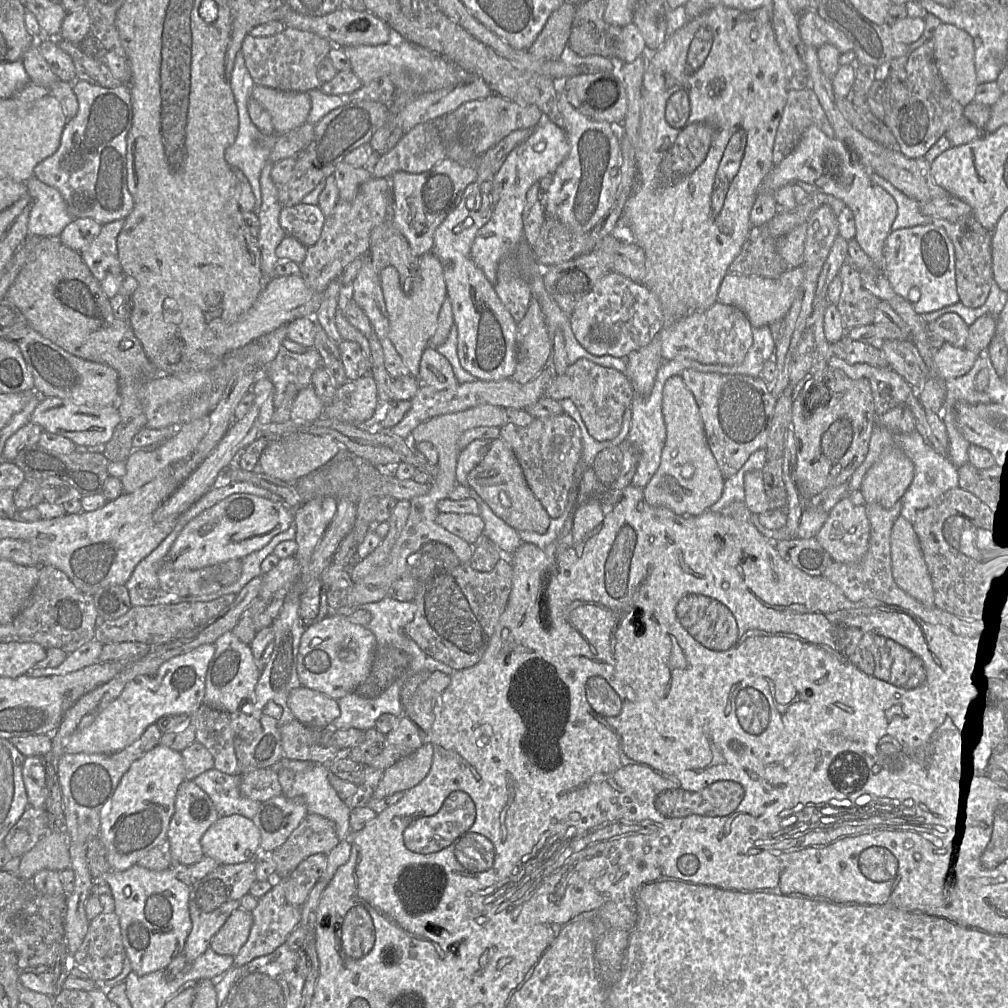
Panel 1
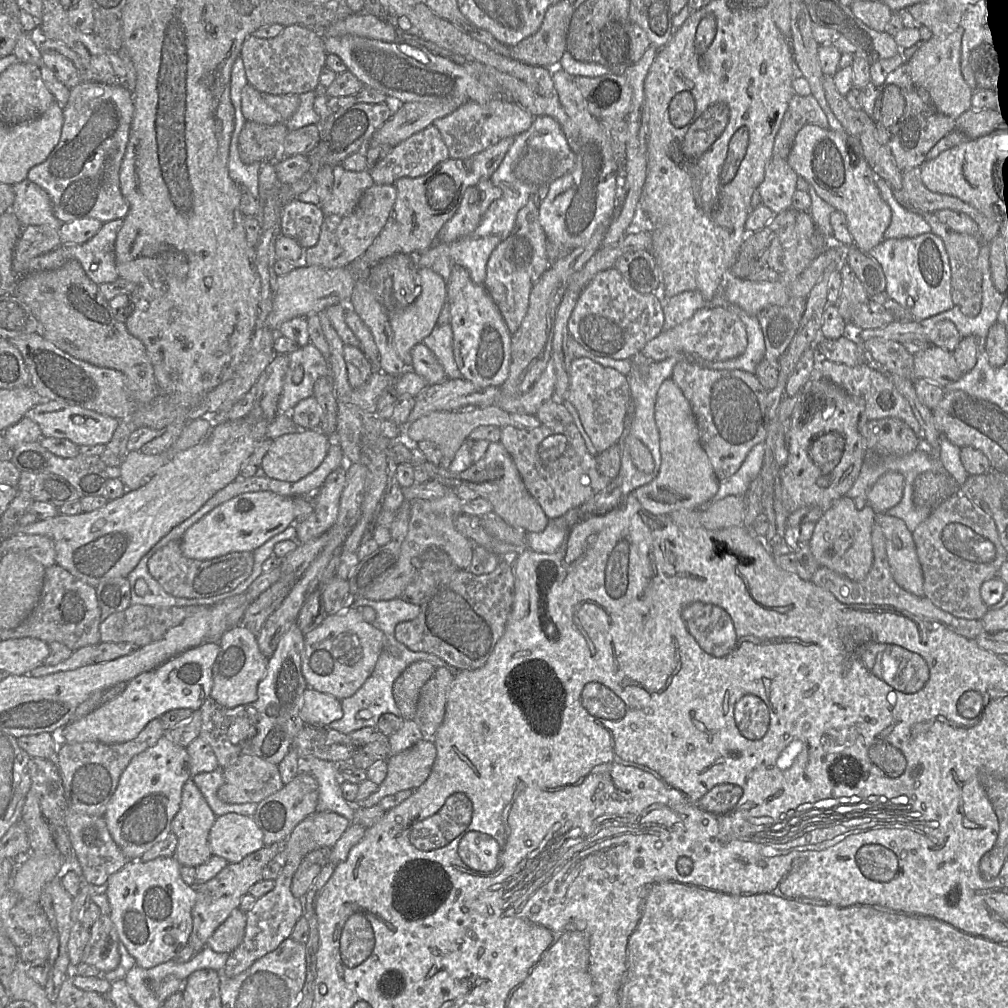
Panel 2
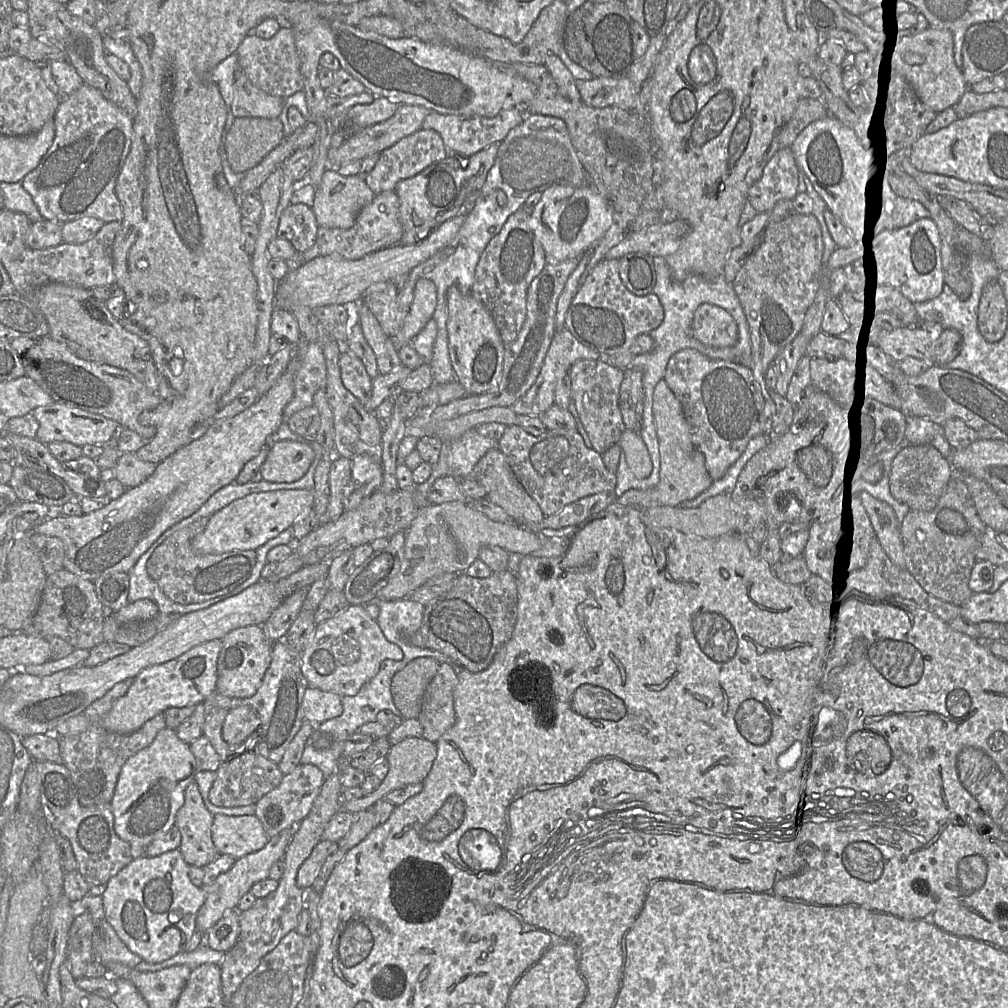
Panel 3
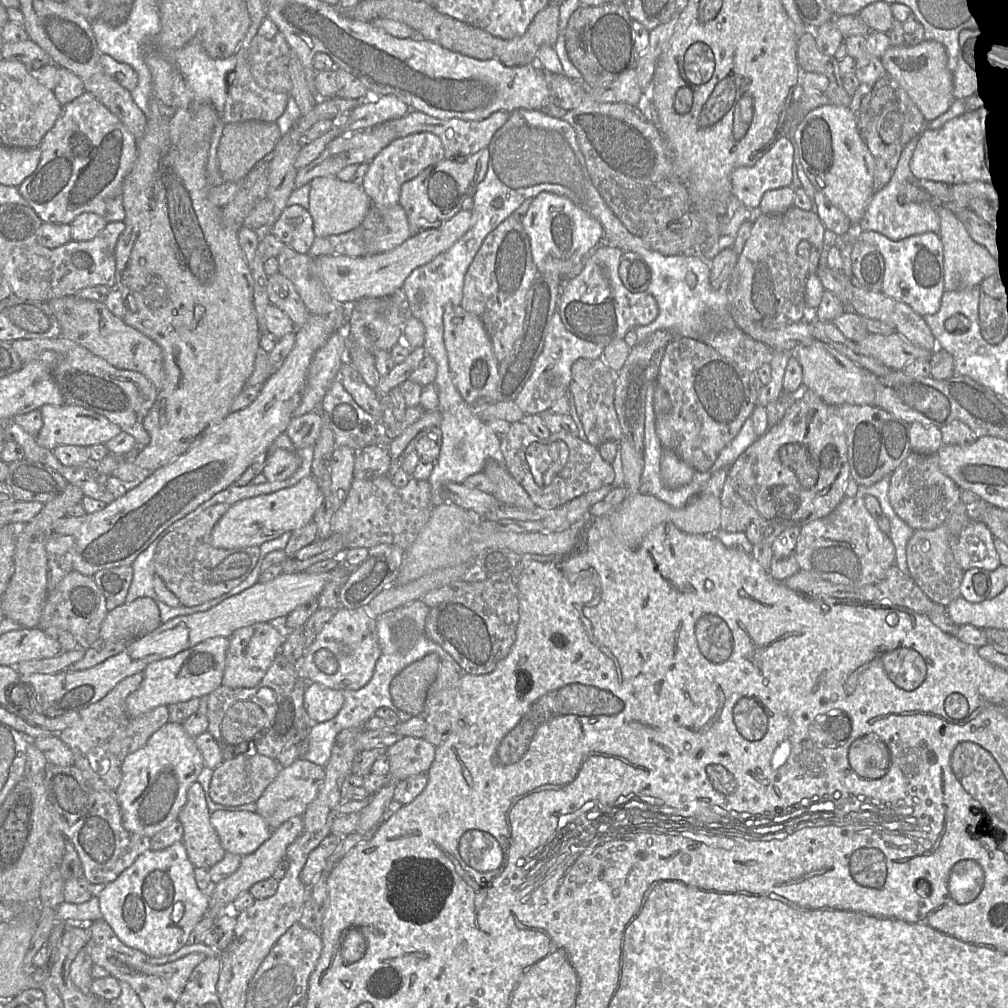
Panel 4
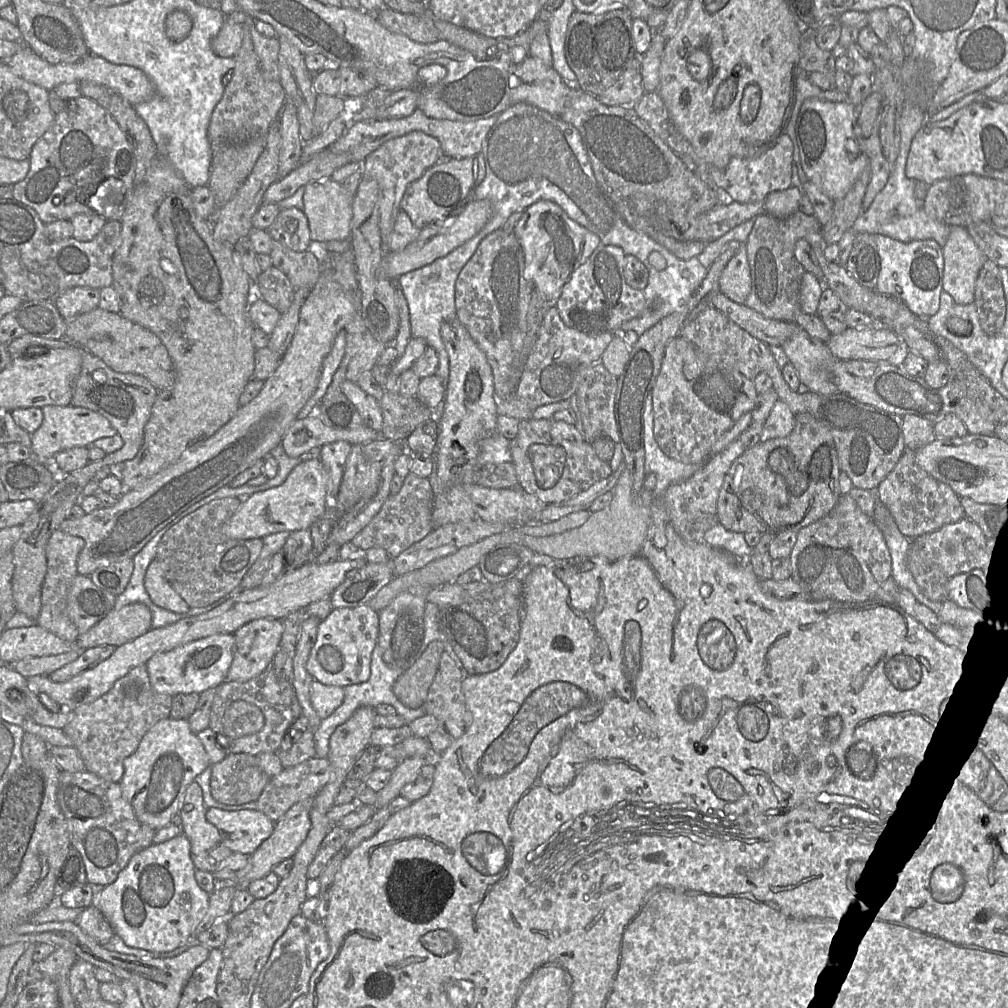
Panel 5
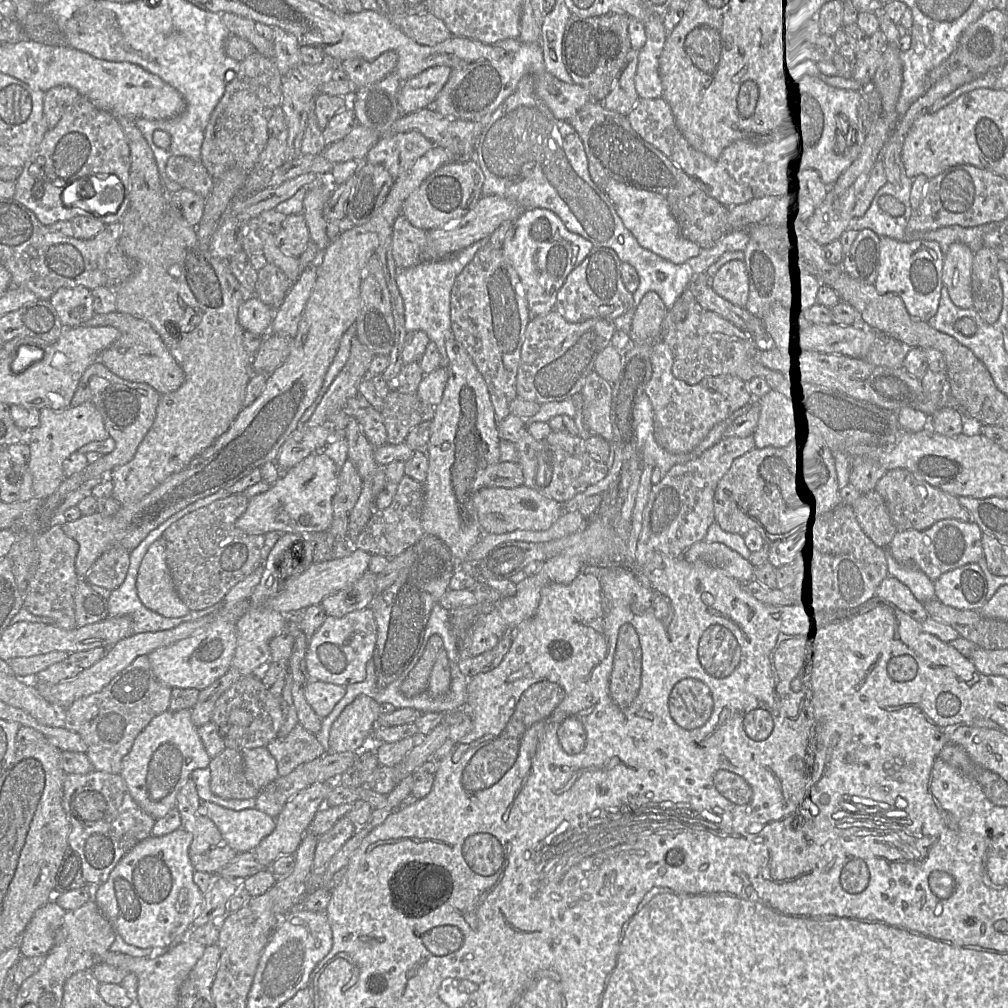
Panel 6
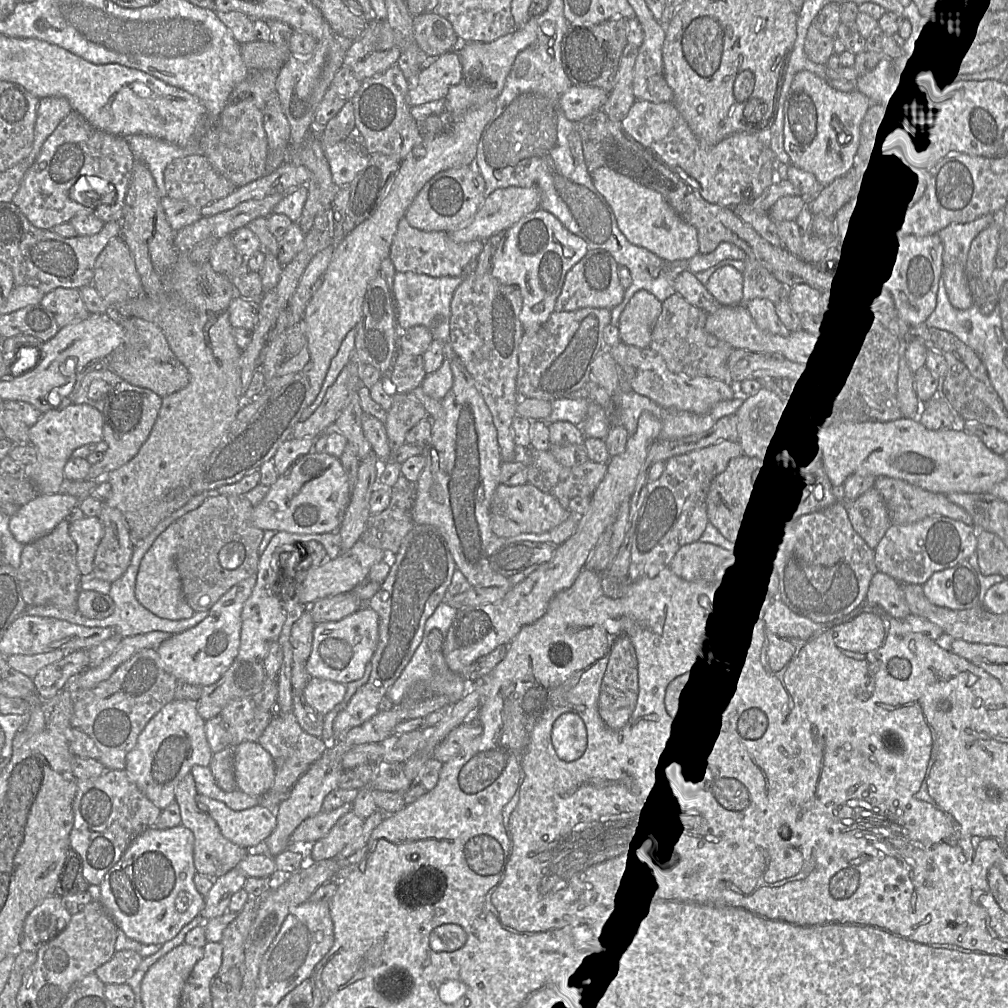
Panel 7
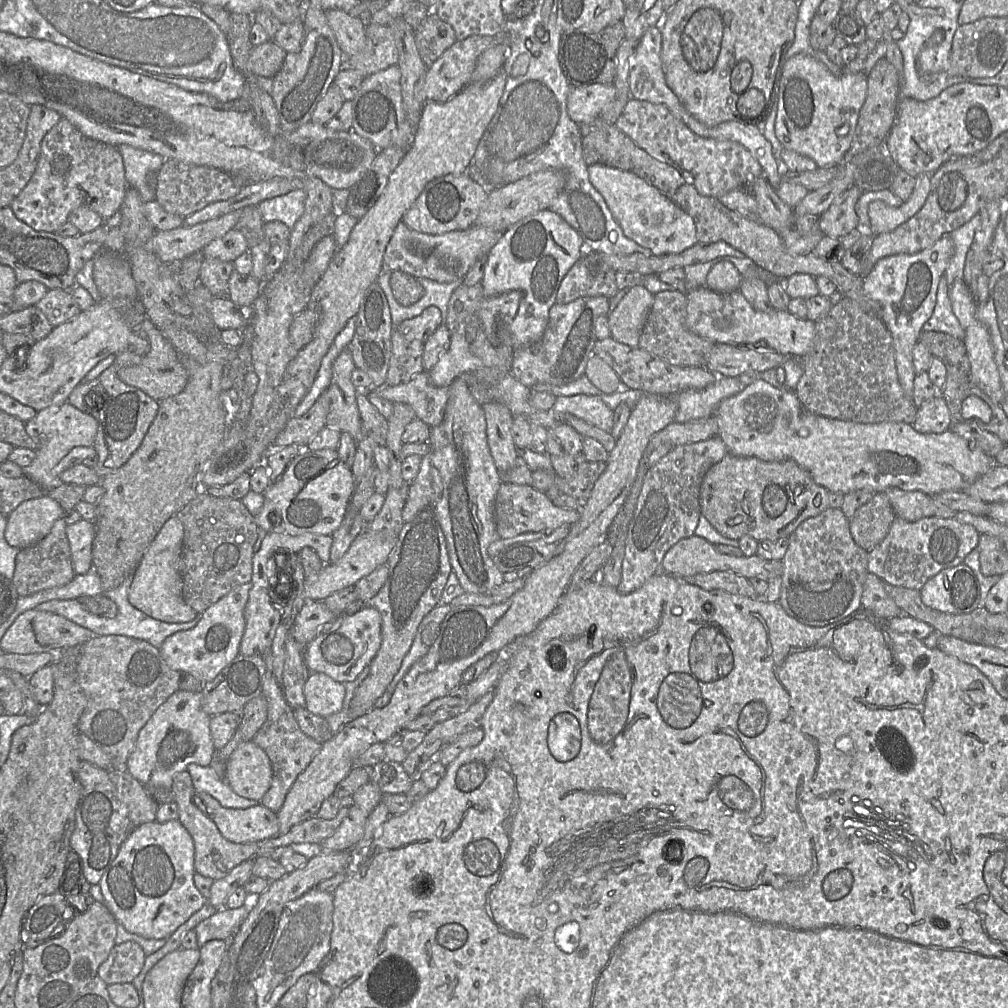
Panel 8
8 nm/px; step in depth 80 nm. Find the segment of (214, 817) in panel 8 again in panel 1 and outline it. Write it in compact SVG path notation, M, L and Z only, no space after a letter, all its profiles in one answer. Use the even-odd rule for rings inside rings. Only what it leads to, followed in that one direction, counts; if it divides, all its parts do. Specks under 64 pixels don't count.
M234 814L219 817L201 839L204 855L220 865L255 860L260 852L260 831L252 819Z

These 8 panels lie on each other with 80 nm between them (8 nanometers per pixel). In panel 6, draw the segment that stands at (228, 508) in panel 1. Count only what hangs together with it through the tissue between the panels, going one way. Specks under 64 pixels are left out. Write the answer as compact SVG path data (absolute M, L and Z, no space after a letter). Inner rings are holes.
M312 453L283 475L263 493L250 498L246 511L235 526L246 534L326 532L332 523L332 501L338 487L340 470L324 454Z

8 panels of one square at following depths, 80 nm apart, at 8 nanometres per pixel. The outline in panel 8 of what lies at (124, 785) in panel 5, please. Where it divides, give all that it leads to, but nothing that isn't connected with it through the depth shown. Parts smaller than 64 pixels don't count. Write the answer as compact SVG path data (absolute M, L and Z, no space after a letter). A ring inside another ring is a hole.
M178 689L159 706L139 731L126 770L146 788L170 791L174 776L187 771L189 764L209 766L216 757L210 719L202 709L202 691L198 693Z

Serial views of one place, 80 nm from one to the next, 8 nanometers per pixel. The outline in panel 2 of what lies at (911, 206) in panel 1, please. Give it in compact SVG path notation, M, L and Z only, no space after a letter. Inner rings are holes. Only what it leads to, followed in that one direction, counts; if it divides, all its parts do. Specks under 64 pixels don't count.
M876 176L875 184L891 209L891 220L884 231L884 237L908 238L931 231L923 216L904 208L895 199L893 190L882 177Z

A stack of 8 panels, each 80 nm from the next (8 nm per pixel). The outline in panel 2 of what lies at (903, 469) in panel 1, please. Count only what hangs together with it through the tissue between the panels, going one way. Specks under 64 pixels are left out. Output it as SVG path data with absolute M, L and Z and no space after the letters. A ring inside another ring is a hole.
M885 472L870 486L867 503L876 513L887 511L899 501L903 484L904 477L900 472Z

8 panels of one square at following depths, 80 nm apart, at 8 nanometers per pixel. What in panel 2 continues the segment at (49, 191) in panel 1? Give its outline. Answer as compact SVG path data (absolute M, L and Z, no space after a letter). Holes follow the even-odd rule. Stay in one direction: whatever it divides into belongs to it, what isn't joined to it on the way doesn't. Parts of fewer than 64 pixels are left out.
M27 179L11 186L15 199L10 211L23 227L47 225L60 229L63 223L54 216L51 200L45 190Z

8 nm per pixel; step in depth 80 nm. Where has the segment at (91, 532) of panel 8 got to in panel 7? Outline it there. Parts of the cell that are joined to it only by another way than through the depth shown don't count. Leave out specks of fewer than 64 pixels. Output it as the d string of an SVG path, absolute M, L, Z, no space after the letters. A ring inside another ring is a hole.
M84 517L69 524L69 534L77 546L76 561L82 576L92 575L97 547L104 535L99 517Z

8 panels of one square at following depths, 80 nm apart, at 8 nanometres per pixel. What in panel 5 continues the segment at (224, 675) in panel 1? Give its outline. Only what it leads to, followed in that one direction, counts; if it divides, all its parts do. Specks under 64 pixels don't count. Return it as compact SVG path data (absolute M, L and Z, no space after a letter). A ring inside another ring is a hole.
M260 618L235 633L234 656L226 681L246 682L271 667L280 648L283 620Z

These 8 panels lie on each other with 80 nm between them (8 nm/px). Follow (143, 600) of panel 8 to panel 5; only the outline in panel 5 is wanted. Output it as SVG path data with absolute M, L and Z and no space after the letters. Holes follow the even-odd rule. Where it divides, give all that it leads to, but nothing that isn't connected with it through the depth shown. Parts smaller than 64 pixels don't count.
M156 559L147 568L144 586L151 601L160 608L179 614L186 613L190 609L173 589Z

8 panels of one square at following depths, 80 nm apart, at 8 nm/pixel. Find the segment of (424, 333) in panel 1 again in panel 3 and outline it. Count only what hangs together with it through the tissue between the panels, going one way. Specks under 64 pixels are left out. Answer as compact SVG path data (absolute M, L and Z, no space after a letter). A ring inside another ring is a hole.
M420 278L416 282L414 299L399 333L394 337L397 347L409 344L432 319L437 304L437 289L433 281Z

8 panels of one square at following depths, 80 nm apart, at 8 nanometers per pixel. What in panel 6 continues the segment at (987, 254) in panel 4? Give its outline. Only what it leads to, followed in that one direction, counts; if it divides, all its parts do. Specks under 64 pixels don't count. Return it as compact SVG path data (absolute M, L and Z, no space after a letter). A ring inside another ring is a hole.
M952 243L944 253L943 284L959 308L973 307L971 273L974 252L964 243Z

